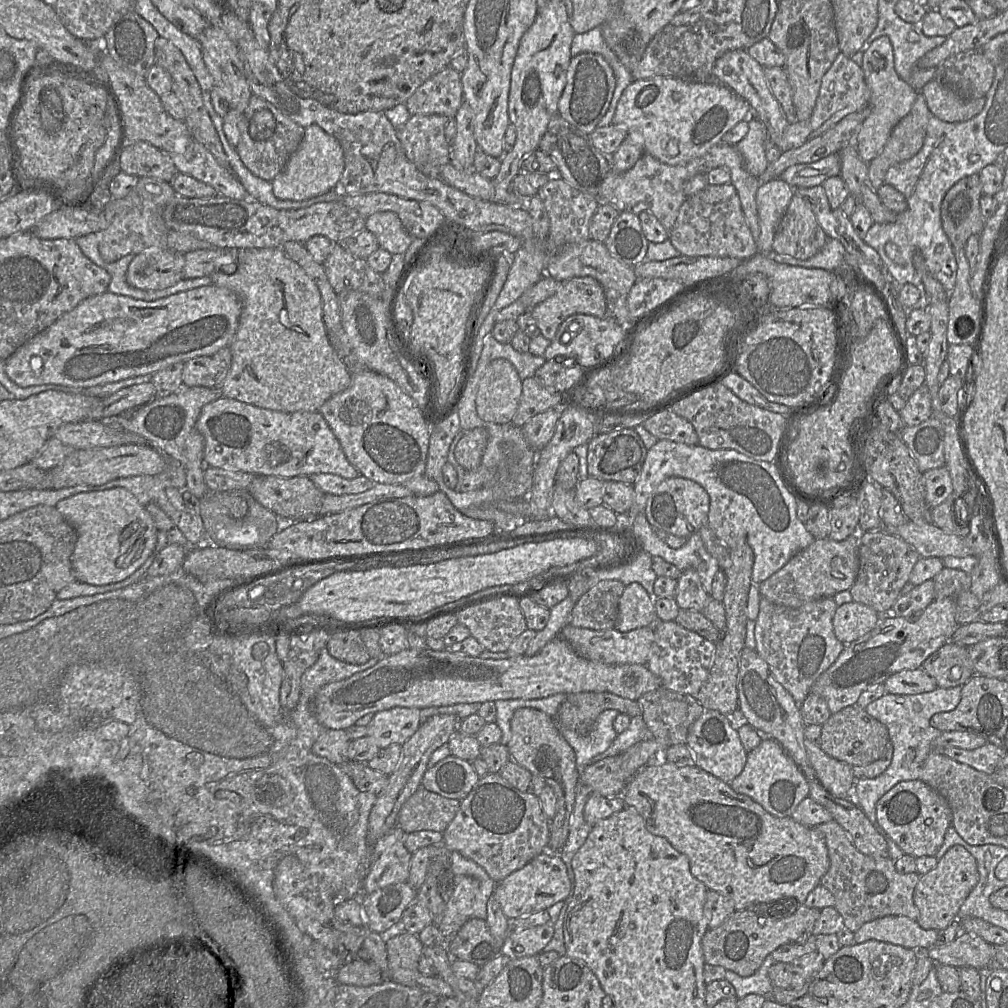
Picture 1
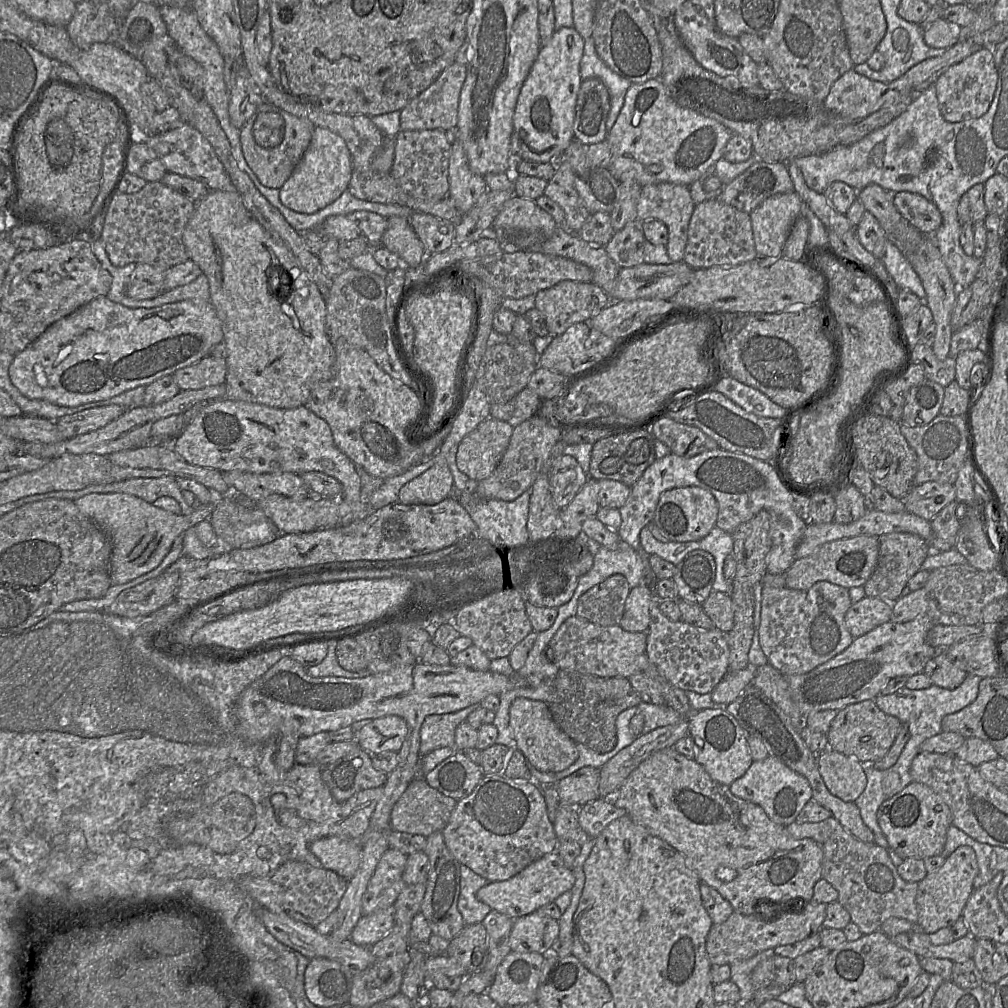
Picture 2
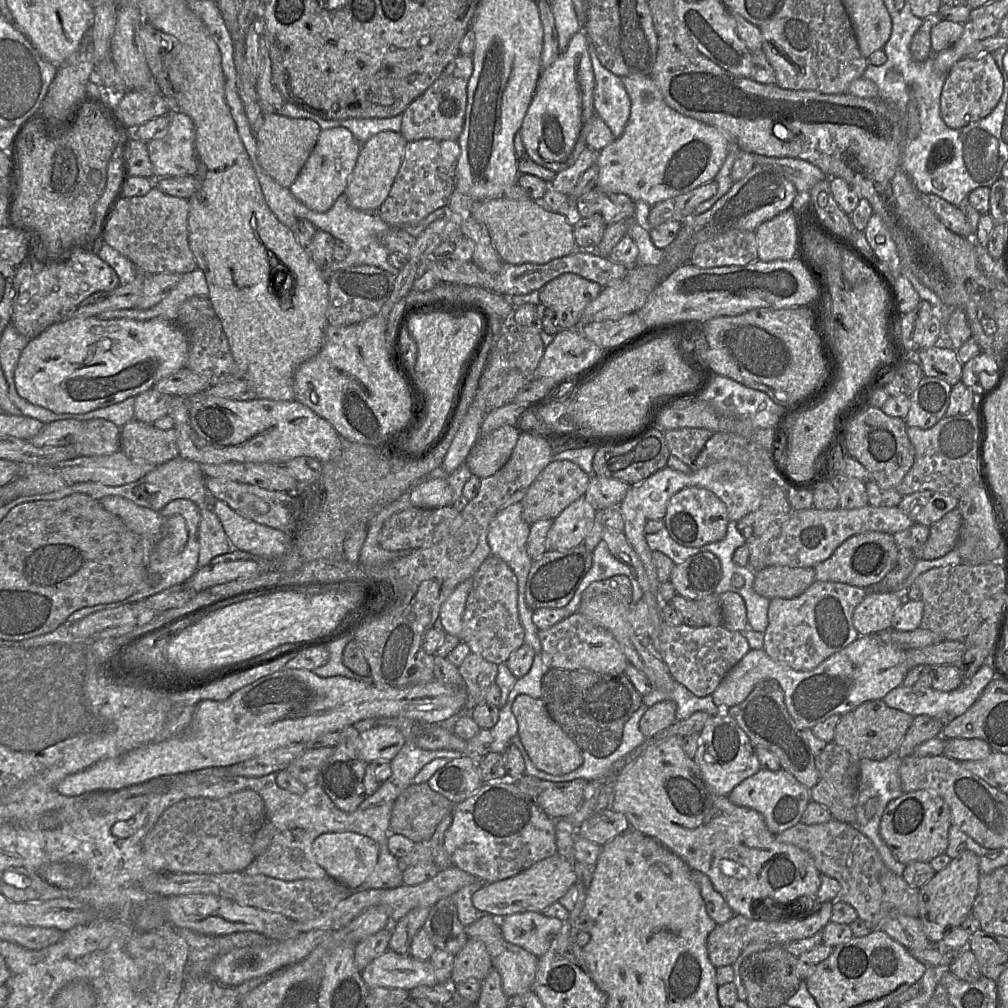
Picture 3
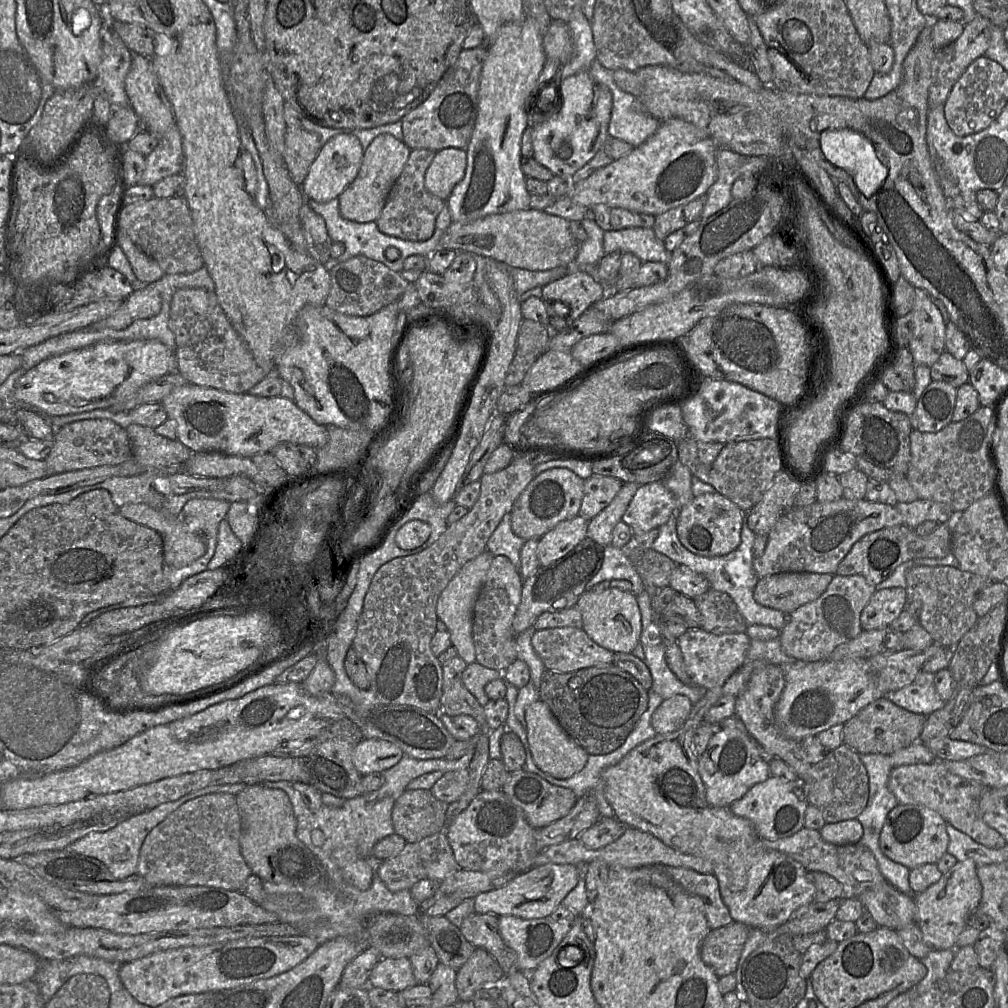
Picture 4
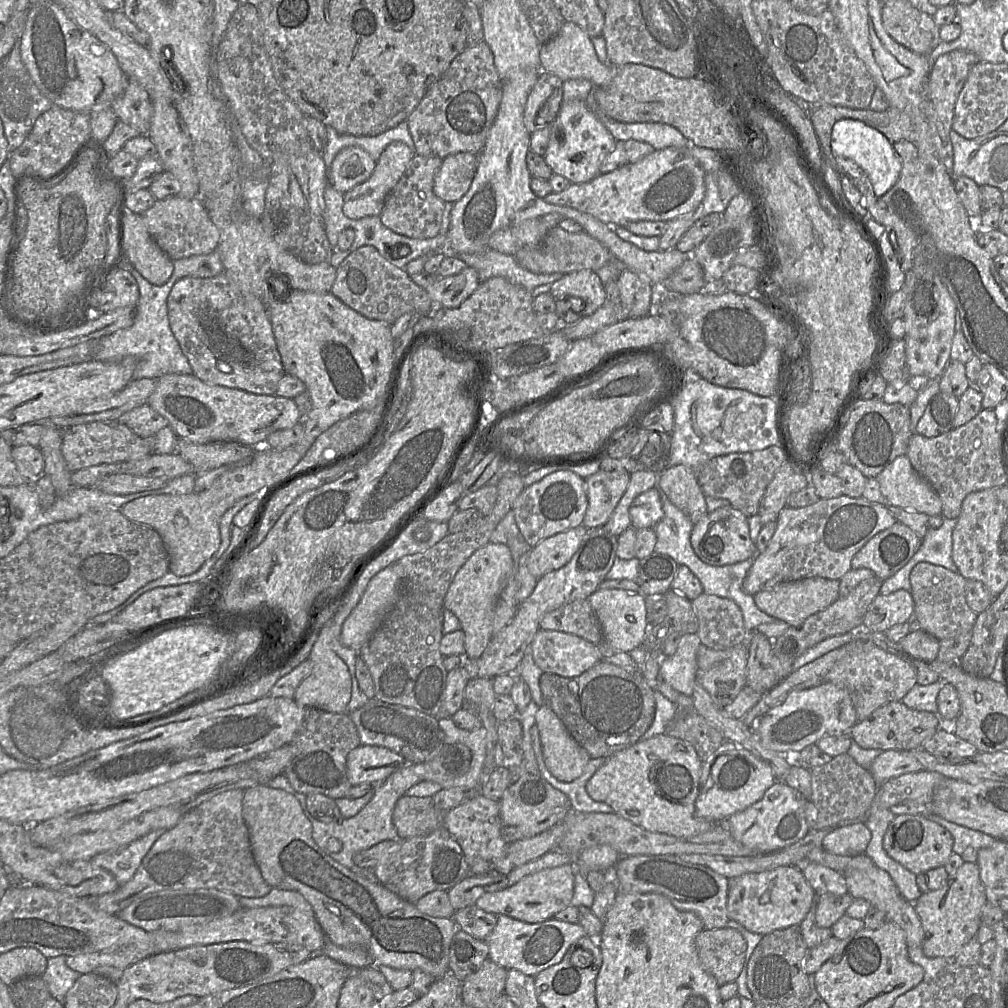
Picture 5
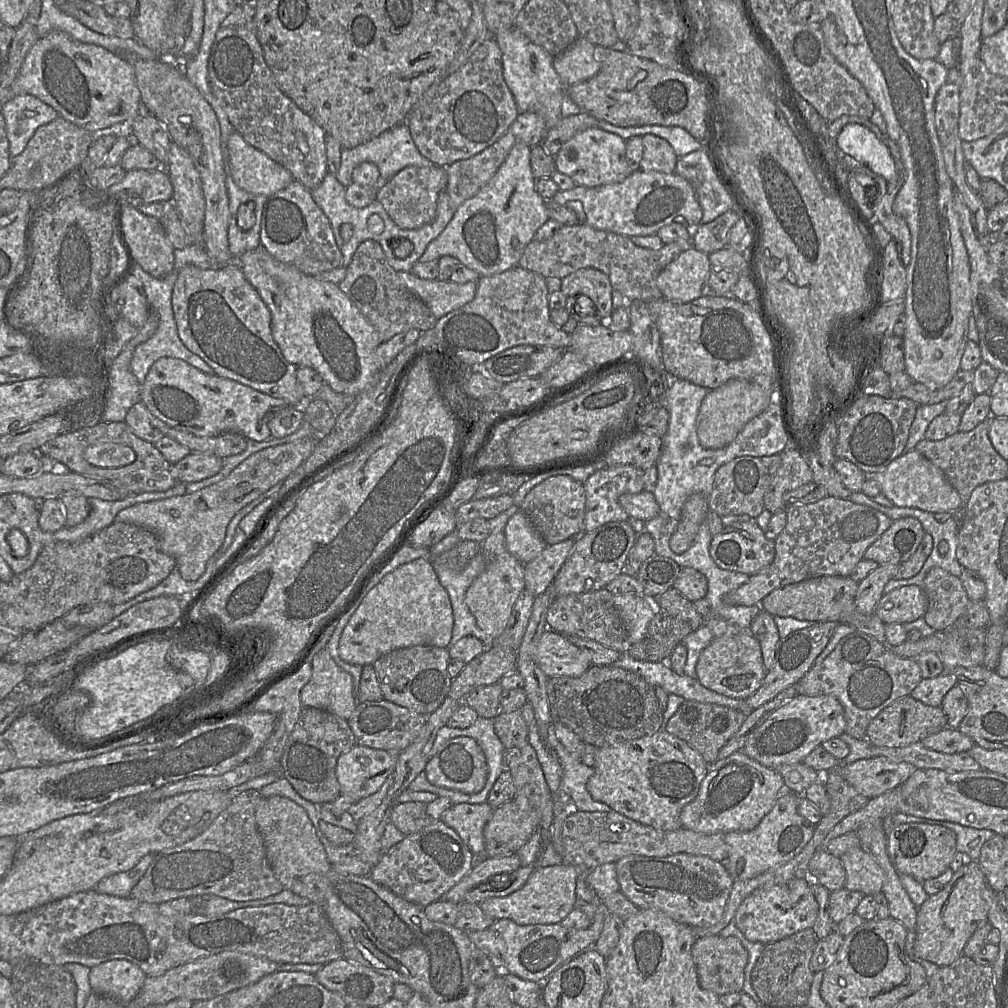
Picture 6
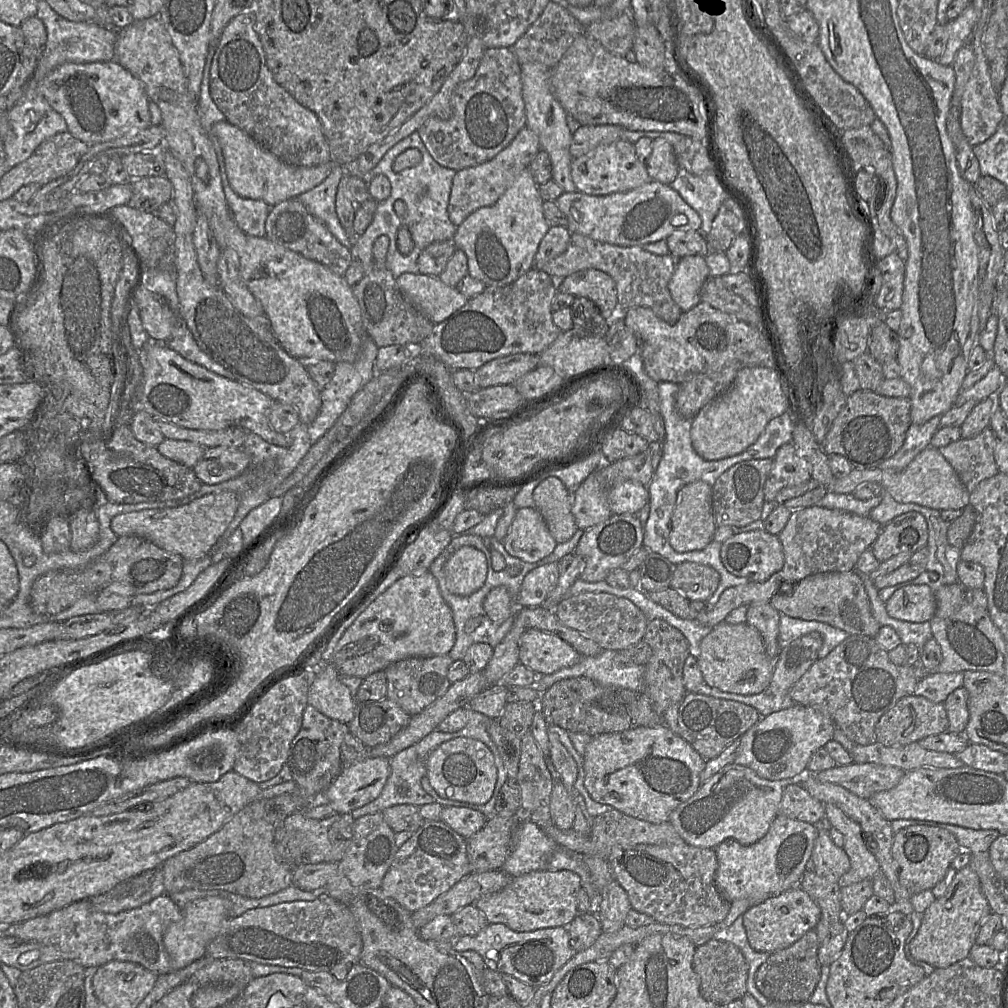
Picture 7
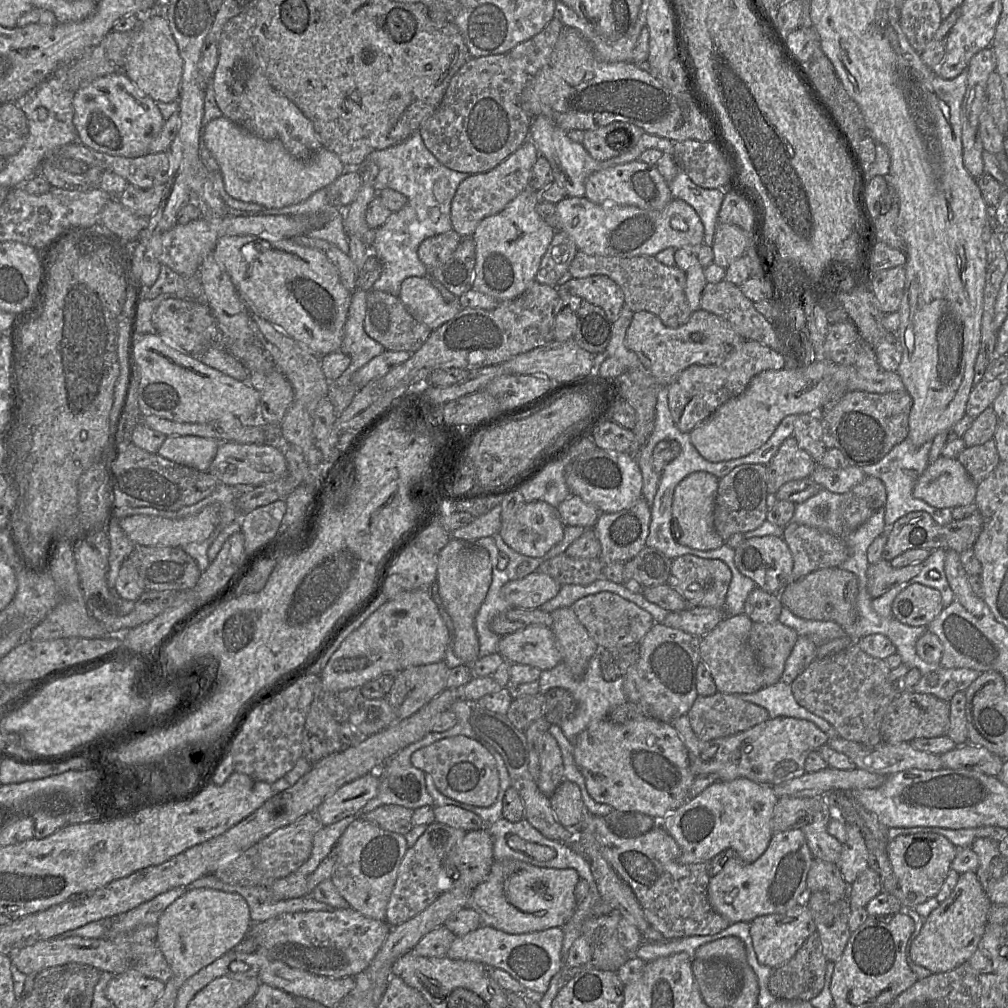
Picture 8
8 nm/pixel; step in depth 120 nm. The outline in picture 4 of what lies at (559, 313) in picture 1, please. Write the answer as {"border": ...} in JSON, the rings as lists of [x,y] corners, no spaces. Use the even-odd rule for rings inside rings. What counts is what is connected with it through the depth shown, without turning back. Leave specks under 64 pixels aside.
{"border":[[[574,271],[542,289],[542,299],[545,302],[561,302],[569,308],[565,317],[568,323],[572,323],[595,302],[606,296],[601,280],[595,280],[582,271]]]}

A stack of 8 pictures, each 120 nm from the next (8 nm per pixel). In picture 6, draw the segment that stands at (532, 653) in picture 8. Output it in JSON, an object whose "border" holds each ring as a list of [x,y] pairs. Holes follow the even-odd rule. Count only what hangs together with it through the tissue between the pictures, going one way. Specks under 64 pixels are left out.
{"border":[[[546,630],[536,647],[539,668],[548,677],[580,677],[593,666],[590,655],[572,644],[565,635]]]}

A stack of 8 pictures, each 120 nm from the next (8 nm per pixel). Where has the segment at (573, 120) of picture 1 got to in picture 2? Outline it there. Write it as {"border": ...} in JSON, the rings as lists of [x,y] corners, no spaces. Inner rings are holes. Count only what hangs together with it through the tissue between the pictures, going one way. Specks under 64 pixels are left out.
{"border":[[[599,78],[583,79],[577,94],[574,137],[585,146],[607,140],[610,95]]]}

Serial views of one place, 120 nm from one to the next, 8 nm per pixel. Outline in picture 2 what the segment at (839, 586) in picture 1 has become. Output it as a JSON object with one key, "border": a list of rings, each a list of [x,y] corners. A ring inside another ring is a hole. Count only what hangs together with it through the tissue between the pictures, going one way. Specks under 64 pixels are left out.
{"border":[[[855,536],[827,542],[808,557],[795,560],[784,573],[786,588],[807,590],[820,581],[850,589],[863,586],[871,577],[879,555],[879,540],[876,536]]]}

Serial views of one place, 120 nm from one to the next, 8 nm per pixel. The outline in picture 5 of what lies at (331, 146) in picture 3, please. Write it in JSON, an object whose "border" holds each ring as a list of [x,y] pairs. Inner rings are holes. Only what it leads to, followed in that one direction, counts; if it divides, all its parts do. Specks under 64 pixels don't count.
{"border":[[[358,146],[342,149],[328,168],[328,184],[345,193],[366,181],[373,173],[376,162]]]}

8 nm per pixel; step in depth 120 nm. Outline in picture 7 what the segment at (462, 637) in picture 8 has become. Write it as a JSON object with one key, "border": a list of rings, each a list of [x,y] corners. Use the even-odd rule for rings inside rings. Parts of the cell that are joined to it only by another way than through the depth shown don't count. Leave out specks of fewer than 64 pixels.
{"border":[[[471,546],[457,549],[444,564],[448,590],[458,596],[468,596],[478,591],[487,577],[485,554]]]}

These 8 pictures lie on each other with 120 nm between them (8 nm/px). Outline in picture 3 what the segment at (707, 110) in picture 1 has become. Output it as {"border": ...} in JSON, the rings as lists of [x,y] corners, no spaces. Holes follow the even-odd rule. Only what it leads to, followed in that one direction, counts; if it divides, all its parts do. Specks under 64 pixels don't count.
{"border":[[[627,76],[622,82],[631,99],[631,113],[623,134],[599,152],[596,188],[607,193],[626,194],[635,202],[652,207],[714,180],[731,148],[727,138],[715,127],[669,107],[650,76]]]}

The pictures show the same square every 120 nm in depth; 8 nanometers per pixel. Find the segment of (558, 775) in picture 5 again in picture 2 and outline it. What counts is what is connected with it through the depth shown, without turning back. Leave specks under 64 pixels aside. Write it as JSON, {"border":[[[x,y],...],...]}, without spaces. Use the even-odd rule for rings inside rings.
{"border":[[[516,698],[510,706],[509,726],[513,735],[513,747],[540,772],[559,773],[578,758],[576,743],[556,725],[548,705],[542,701]]]}

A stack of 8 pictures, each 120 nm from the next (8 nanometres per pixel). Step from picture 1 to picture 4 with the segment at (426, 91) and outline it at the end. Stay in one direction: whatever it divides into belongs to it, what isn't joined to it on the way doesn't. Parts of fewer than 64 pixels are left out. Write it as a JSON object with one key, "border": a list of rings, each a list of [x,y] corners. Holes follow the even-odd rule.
{"border":[[[486,46],[462,49],[431,94],[402,119],[403,142],[412,149],[439,151],[448,147],[466,149],[478,113],[478,91]]]}

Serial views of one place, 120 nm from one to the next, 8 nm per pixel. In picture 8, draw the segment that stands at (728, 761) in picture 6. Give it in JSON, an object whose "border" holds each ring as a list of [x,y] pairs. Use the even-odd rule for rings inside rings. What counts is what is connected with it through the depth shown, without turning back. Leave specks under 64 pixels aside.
{"border":[[[737,778],[729,782],[716,781],[698,796],[687,800],[676,811],[665,816],[659,821],[659,825],[679,846],[681,864],[709,862],[727,849],[735,850],[744,863],[751,864],[769,846],[773,836],[774,808],[779,799],[771,786],[747,778]]]}

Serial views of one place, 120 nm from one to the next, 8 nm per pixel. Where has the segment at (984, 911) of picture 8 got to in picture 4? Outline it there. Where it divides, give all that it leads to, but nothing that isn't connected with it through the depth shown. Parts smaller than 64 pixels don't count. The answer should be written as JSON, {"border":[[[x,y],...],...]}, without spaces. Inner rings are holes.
{"border":[[[972,859],[958,861],[940,880],[914,896],[916,924],[924,941],[934,950],[955,949],[956,941],[967,927],[969,915],[978,908],[982,886],[977,876],[977,864]]]}

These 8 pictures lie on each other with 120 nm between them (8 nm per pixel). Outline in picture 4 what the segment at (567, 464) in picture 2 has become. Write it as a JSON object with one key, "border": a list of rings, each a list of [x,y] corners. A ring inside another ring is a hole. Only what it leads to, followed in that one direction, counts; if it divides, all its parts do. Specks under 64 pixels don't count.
{"border":[[[552,468],[535,476],[511,509],[511,526],[522,539],[539,539],[559,522],[579,515],[584,496],[584,480],[567,468]]]}

